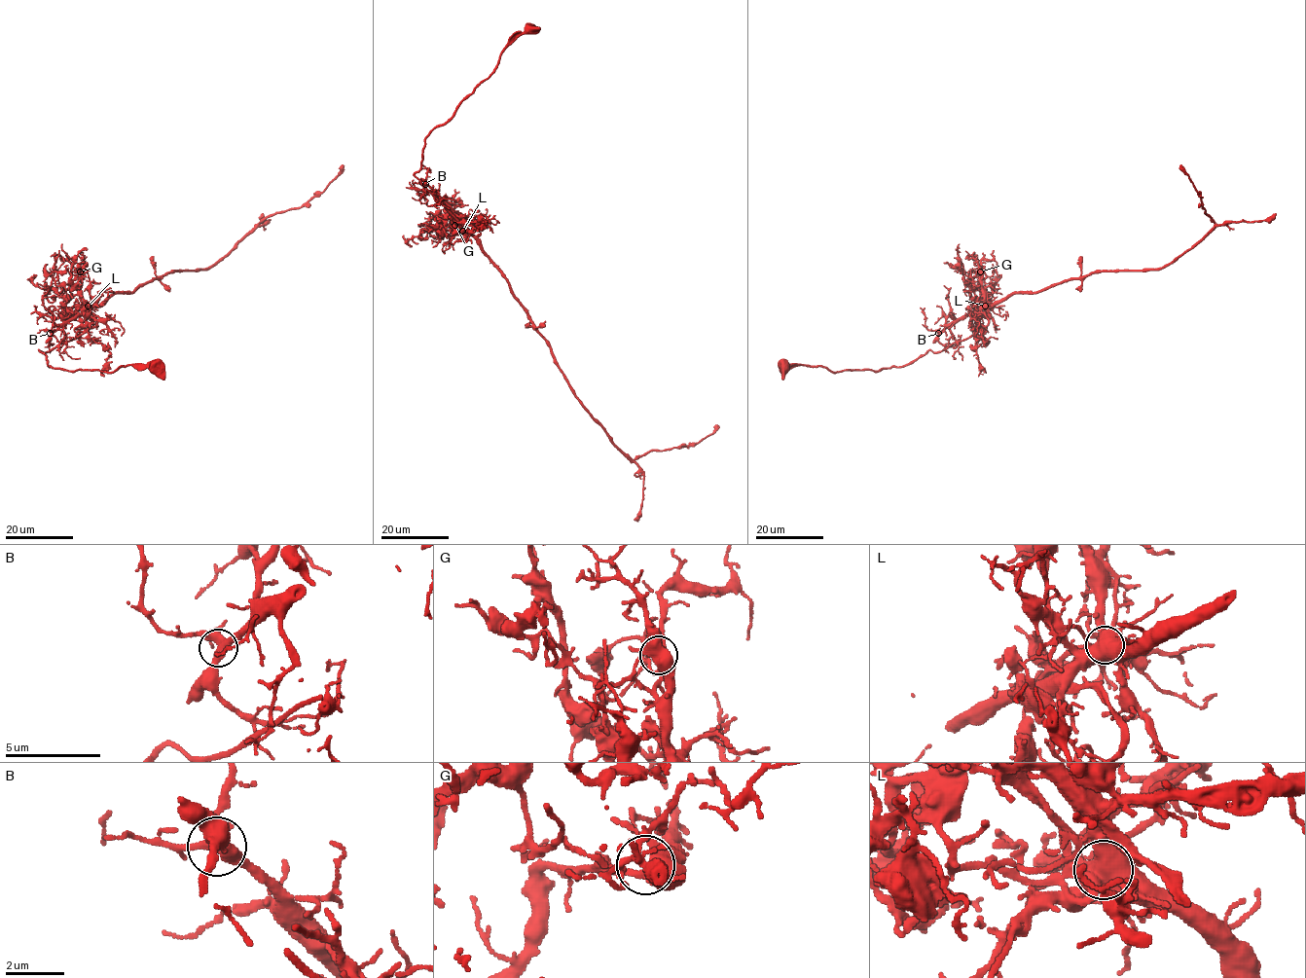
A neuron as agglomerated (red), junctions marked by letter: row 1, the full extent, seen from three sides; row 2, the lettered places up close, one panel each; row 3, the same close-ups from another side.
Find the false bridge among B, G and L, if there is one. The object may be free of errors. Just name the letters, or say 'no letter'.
L

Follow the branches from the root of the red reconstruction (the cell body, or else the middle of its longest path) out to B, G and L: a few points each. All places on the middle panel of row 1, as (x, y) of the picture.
B: (530, 28), (504, 50), (497, 67), (425, 138), (421, 166), (414, 175), (440, 197), (425, 184)
G: (530, 28), (504, 50), (497, 67), (425, 138), (421, 166), (414, 175), (439, 195), (460, 230), (454, 225)
L: (530, 28), (504, 50), (497, 67), (425, 138), (421, 166), (414, 175), (439, 195), (462, 231)

